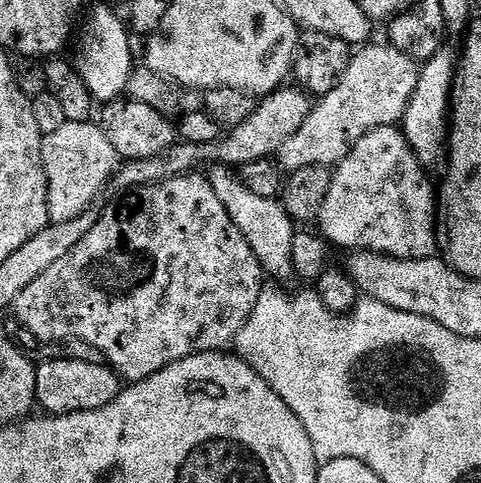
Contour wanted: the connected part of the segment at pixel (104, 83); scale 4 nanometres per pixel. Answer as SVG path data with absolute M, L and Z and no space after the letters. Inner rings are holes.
M108 8L94 9L80 32L80 41L76 44L76 56L74 55L74 67L97 101L111 102L125 91L128 75L134 69L128 36L130 37L130 32L125 21L120 21Z

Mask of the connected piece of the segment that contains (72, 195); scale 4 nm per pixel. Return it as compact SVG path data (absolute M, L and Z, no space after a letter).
M70 120L60 122L45 138L44 145L39 145L38 160L46 181L47 215L52 215L53 221L68 222L72 215L91 202L103 186L112 170L114 153L99 123Z

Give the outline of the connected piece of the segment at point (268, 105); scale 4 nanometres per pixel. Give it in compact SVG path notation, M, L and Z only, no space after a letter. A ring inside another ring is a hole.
M281 86L272 95L263 97L246 119L231 125L225 131L228 133L224 137L221 135L208 143L201 144L177 142L159 156L152 156L148 160L127 161L123 165L125 168L120 172L121 182L128 184L124 186L151 186L173 176L191 173L195 169L192 167L199 160L209 160L209 165L212 166L231 166L239 170L244 164L275 157L280 144L286 143L288 137L298 131L314 107L309 93L299 87L291 87Z

